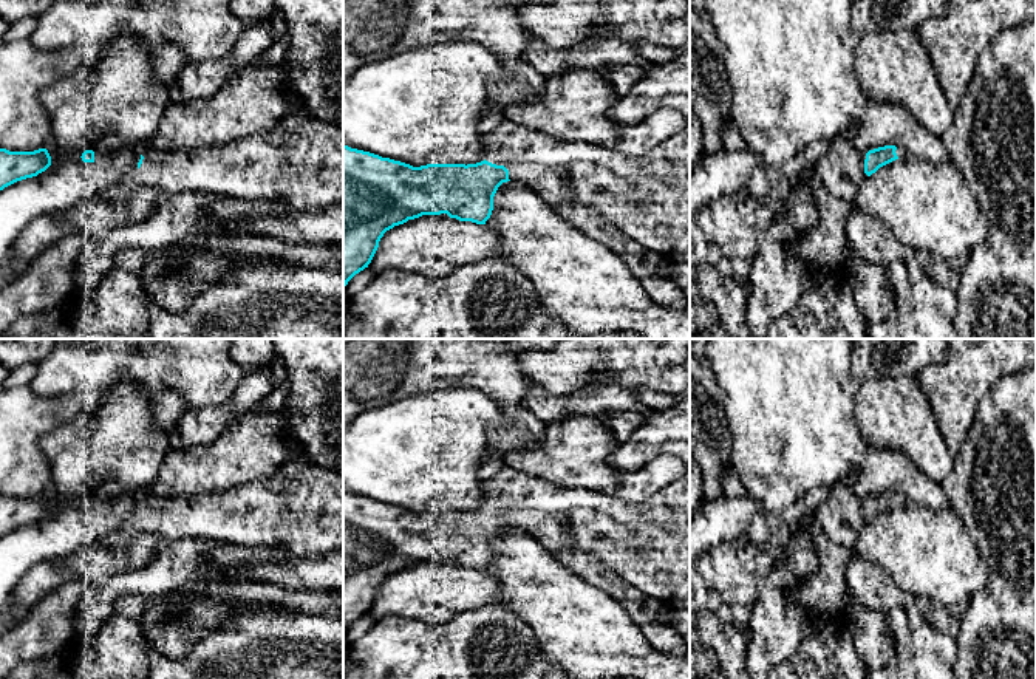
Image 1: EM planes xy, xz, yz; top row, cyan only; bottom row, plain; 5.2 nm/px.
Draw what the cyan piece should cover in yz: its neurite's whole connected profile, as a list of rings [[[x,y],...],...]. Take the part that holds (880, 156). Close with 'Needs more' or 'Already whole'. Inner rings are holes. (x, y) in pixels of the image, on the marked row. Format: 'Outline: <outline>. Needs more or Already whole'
Outline: [[[832,144],[815,162],[816,173],[829,195],[854,201],[860,184],[880,167],[905,159],[905,147],[884,145],[869,152],[857,152],[847,144]]]. Needs more

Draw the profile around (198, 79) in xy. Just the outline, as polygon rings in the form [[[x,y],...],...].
[[[271,25],[246,26],[229,57],[187,65],[176,80],[176,96],[184,102],[215,96],[232,74],[252,65],[274,40]]]

